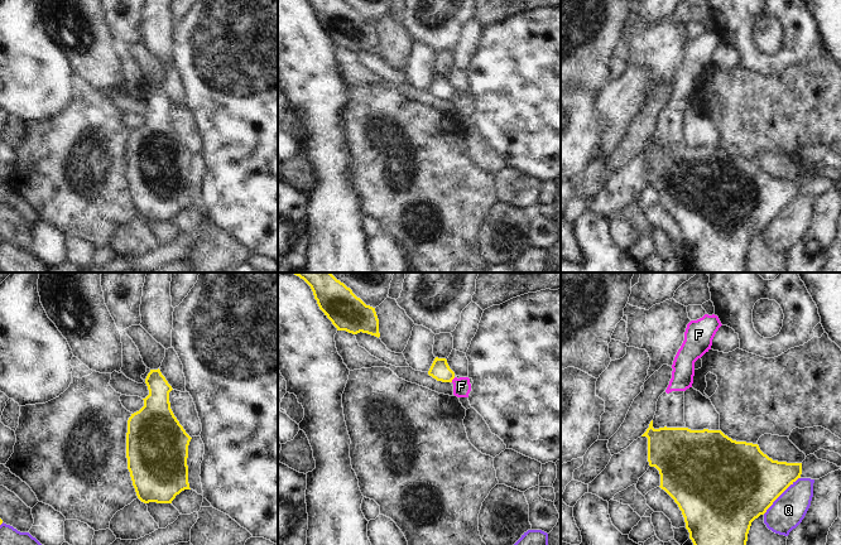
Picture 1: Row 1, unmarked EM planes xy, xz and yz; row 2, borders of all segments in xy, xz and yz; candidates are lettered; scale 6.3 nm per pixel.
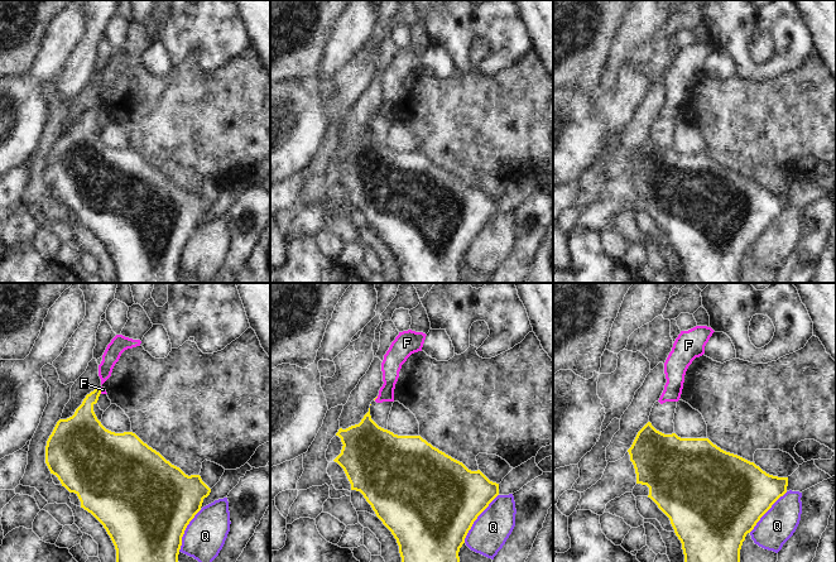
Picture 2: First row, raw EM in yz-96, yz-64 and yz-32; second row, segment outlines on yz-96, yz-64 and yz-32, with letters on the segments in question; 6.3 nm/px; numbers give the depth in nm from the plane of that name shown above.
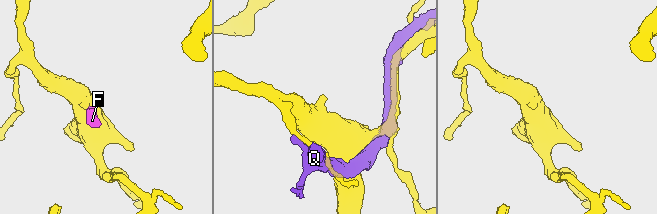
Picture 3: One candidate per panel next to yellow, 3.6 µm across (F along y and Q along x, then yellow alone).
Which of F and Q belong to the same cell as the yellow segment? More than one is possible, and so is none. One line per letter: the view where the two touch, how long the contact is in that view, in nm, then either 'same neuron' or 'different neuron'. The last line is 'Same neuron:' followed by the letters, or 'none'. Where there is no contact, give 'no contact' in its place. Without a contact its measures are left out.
F: meets yellow in xz; contact 40 nm long; different neuron
Q: meets yellow in yz; contact 340 nm long; different neuron
Same neuron: none

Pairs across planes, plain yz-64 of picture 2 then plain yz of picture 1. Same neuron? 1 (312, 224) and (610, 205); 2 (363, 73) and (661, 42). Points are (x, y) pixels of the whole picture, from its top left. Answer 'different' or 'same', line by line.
1: same
2: different

